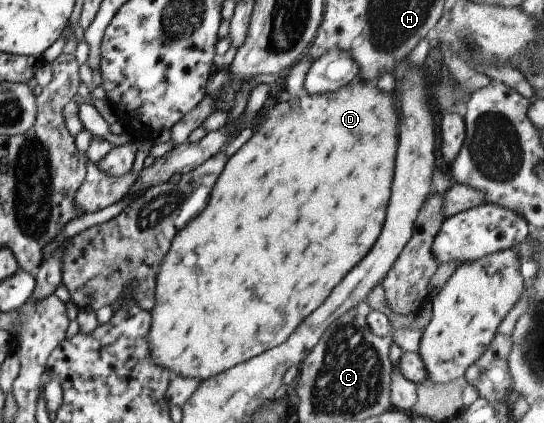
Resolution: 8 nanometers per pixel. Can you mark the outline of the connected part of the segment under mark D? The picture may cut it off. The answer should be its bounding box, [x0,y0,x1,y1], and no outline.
[148,78,397,382]

